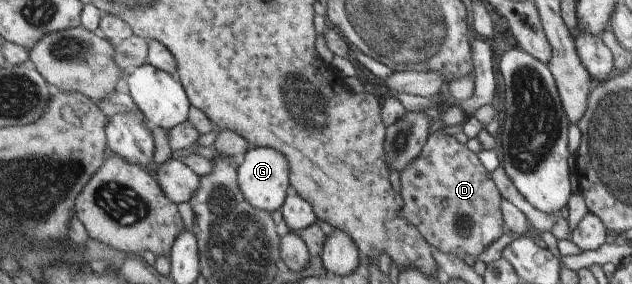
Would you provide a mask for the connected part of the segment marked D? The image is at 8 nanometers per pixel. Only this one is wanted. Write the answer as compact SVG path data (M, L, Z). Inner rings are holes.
M434 132L427 136L420 154L399 173L402 208L400 217L409 222L423 239L441 253L458 258L465 255L477 257L489 244L506 233L500 212L500 191L496 188L491 174L477 160L477 156L465 144L455 141L453 136Z

